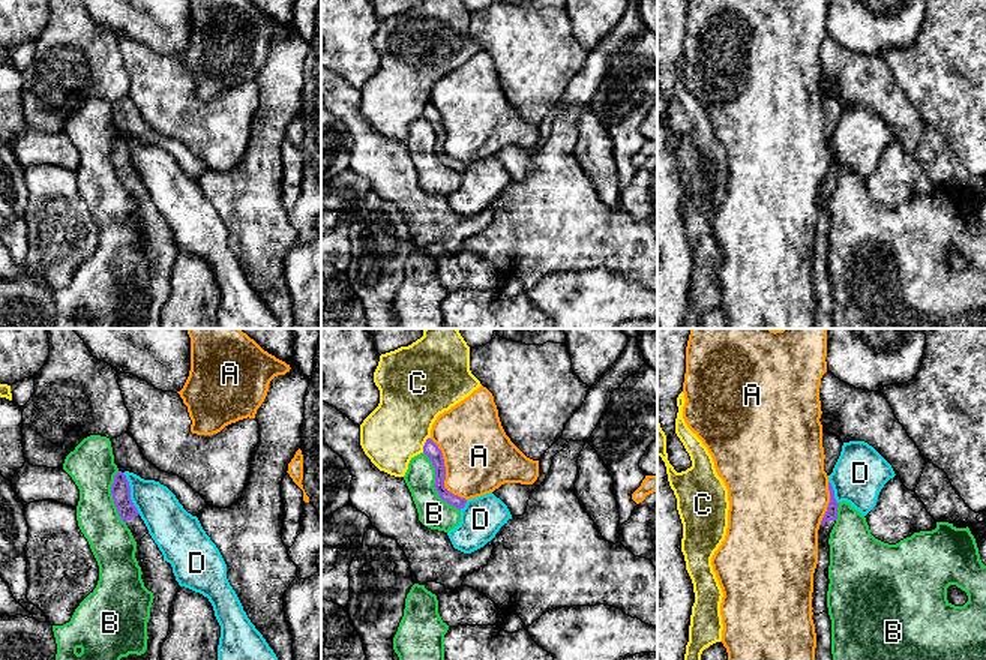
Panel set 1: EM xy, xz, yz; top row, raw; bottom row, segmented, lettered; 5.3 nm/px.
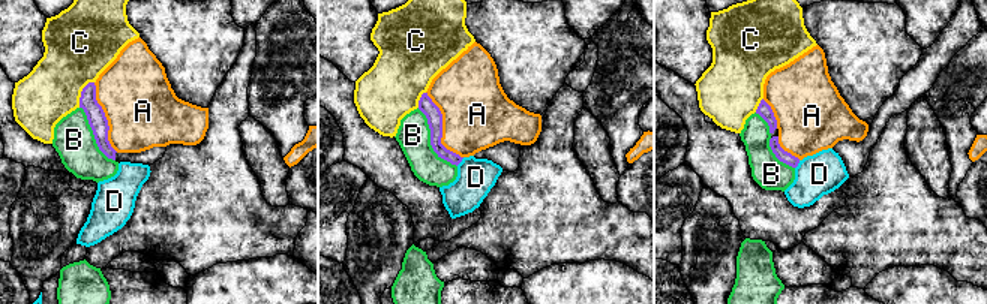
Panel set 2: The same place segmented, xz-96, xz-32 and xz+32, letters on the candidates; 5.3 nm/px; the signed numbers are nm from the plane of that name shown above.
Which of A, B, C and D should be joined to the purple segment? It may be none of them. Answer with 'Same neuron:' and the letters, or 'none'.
Same neuron: none

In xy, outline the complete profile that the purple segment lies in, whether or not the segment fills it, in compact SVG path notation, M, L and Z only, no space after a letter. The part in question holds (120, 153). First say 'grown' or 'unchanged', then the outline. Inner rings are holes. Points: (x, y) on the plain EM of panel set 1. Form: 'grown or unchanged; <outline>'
grown; M122 135L114 140L111 159L119 180L137 206L135 222L143 236L144 250L153 256L147 286L147 314L141 320L129 318L122 321L120 326L122 328L161 328L161 309L170 296L170 274L180 249L176 244L171 228L164 224L162 216L134 170L129 146Z

